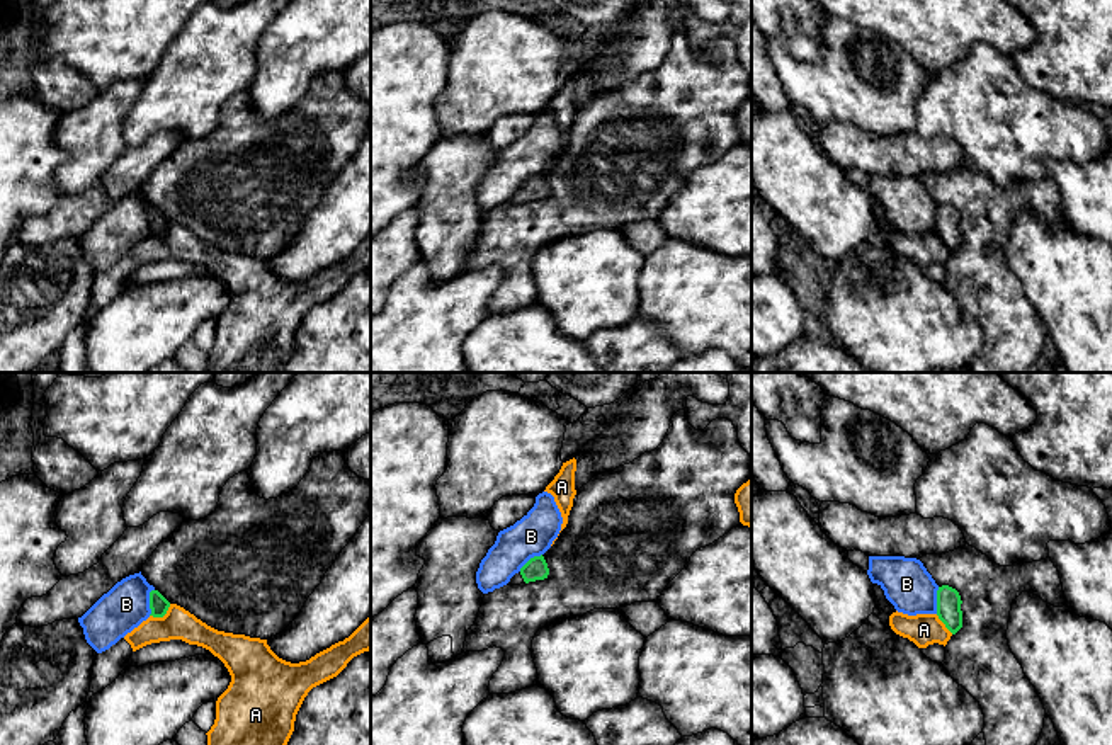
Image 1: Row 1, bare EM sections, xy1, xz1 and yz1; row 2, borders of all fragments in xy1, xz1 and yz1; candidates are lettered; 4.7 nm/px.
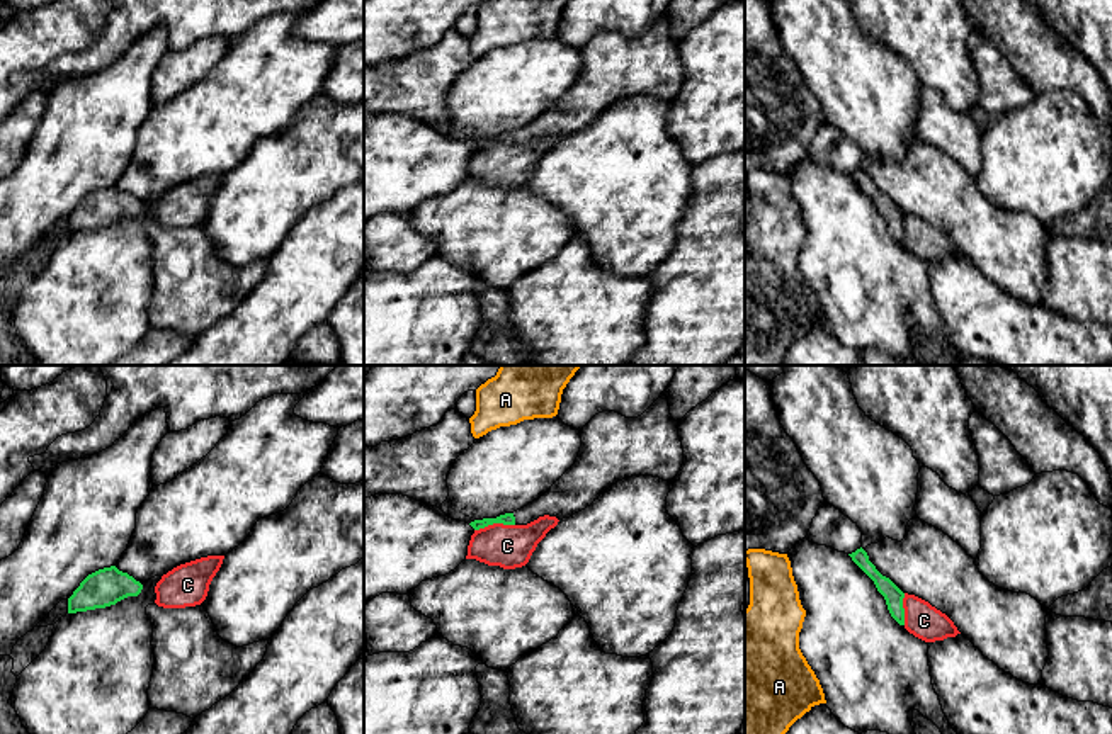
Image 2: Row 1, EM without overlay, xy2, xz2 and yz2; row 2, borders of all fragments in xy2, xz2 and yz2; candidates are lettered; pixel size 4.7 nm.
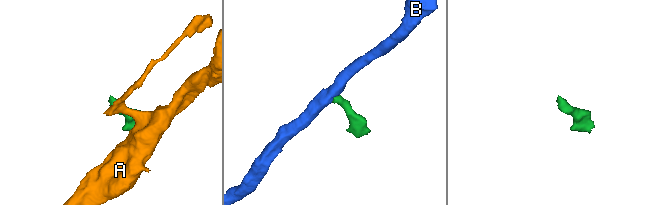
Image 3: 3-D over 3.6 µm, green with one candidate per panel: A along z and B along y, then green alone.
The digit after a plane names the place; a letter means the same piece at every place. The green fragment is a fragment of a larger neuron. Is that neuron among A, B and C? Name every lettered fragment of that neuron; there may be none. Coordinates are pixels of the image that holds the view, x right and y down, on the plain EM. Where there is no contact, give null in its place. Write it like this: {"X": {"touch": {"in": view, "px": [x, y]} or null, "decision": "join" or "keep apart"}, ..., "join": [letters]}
{"A": {"touch": {"in": "xy1", "px": [162, 235]}, "decision": "keep apart"}, "B": {"touch": {"in": "xy1", "px": [150, 221]}, "decision": "keep apart"}, "C": {"touch": {"in": "xz2", "px": [493, 141]}, "decision": "keep apart"}, "join": []}

